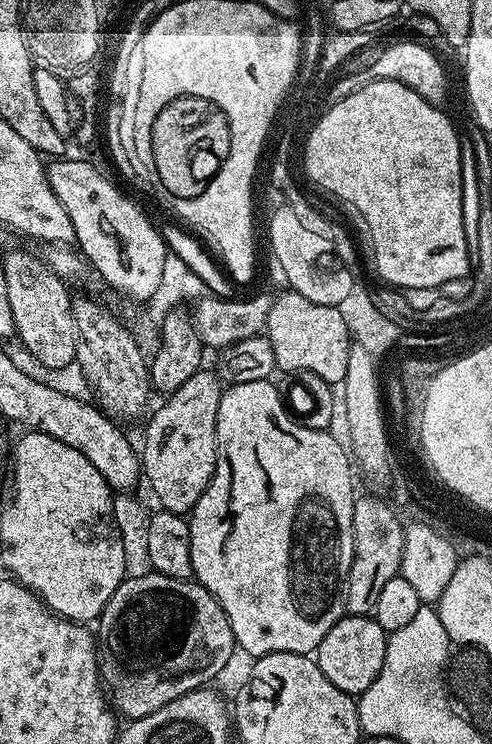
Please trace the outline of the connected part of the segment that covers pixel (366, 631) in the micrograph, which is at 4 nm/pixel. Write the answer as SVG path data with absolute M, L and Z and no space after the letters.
M371 615L367 616L341 616L330 630L326 630L326 638L317 646L314 653L316 665L342 690L350 697L359 697L360 693L365 692L378 678L382 670L382 662L386 658L386 646L388 645L389 633L378 626L378 622Z

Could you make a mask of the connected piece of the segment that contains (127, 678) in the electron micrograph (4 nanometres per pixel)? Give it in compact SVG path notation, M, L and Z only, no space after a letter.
M145 570L141 576L129 575L121 582L110 602L100 611L99 624L100 679L106 682L113 709L128 720L154 714L154 710L166 706L166 702L174 702L174 698L195 688L211 685L237 648L234 630L230 630L222 606L201 584L195 579L179 580L151 570Z

